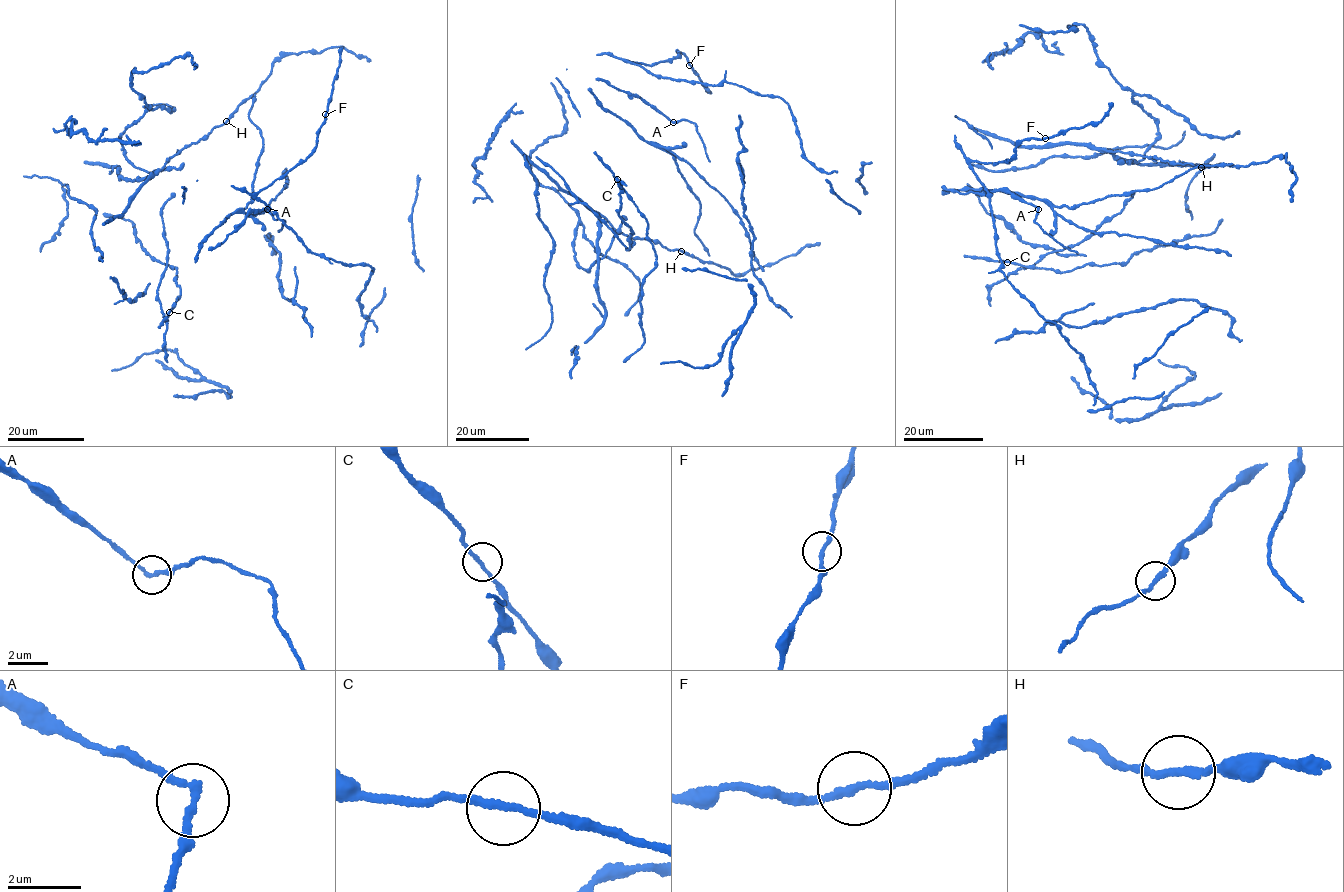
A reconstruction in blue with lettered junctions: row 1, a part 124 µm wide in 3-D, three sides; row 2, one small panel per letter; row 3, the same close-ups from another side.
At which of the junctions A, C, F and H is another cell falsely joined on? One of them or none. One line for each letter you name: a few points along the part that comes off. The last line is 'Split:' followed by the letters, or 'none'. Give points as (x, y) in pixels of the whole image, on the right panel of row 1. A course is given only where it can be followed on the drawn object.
A: course (1037, 208), (1034, 222), (1078, 253)
Split: A

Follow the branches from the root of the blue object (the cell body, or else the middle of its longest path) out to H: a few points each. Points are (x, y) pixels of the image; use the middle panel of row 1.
H: (699, 200), (700, 215), (694, 232), (710, 261), (702, 262), (681, 251)

